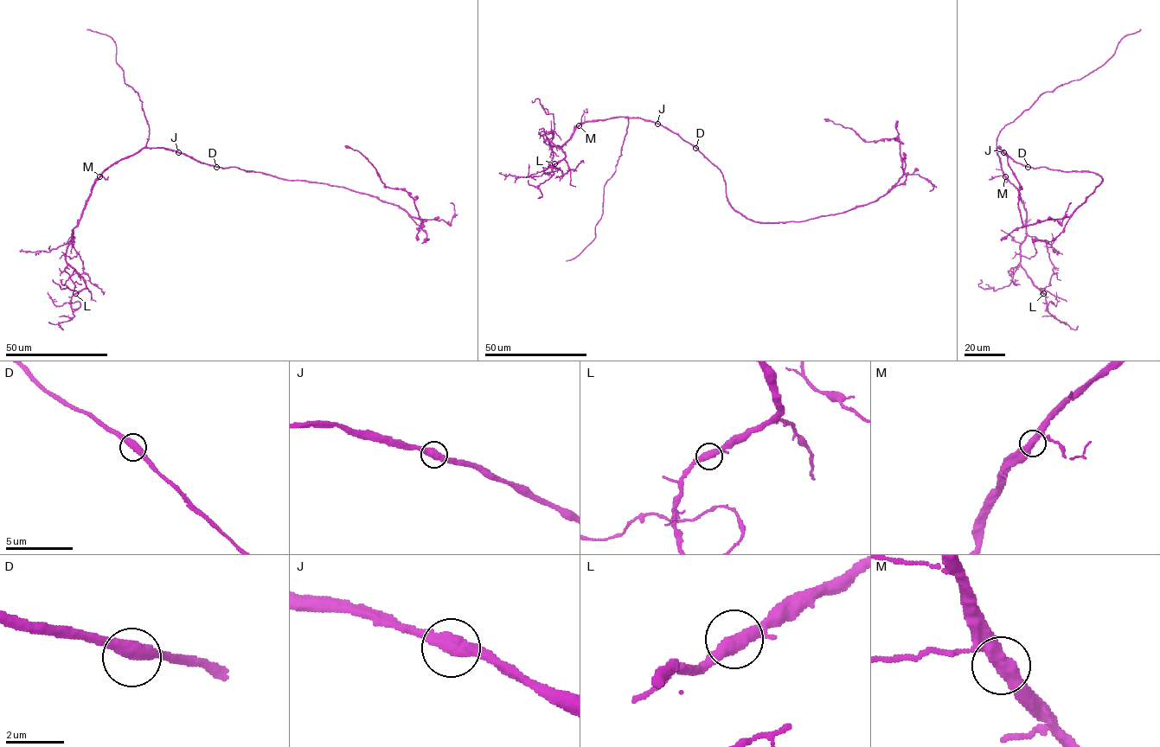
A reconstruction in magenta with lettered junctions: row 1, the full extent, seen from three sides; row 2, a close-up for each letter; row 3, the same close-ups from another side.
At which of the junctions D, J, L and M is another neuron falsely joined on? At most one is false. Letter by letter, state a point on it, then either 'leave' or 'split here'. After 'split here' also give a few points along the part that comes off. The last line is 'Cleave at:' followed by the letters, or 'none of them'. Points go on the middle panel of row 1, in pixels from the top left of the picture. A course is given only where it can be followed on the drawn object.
D: place (695, 148); leave
J: place (657, 124); leave
L: place (554, 163); leave
M: place (579, 125); leave
Cleave at: none of them

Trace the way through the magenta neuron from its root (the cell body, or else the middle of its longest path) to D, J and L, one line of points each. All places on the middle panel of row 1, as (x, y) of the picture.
D: (720, 170), (695, 148)
J: (720, 170), (694, 147), (657, 124)
L: (720, 170), (677, 134), (638, 118), (585, 121), (562, 146), (545, 140), (564, 152), (554, 163)

